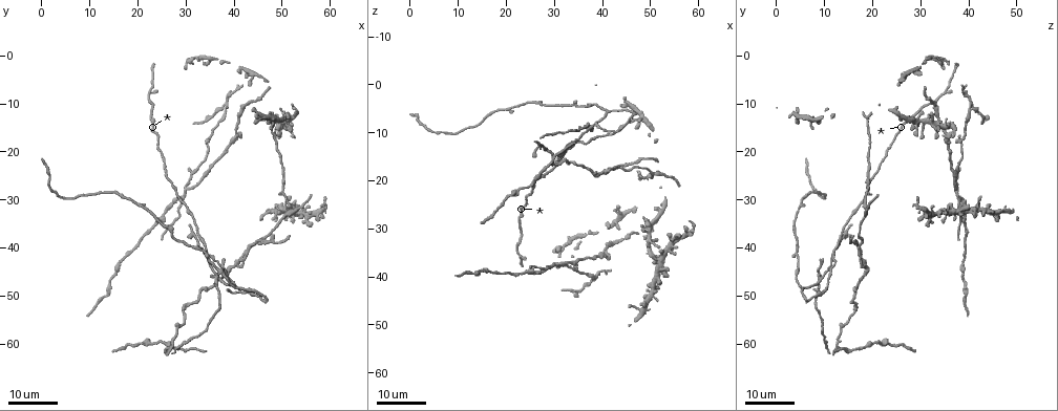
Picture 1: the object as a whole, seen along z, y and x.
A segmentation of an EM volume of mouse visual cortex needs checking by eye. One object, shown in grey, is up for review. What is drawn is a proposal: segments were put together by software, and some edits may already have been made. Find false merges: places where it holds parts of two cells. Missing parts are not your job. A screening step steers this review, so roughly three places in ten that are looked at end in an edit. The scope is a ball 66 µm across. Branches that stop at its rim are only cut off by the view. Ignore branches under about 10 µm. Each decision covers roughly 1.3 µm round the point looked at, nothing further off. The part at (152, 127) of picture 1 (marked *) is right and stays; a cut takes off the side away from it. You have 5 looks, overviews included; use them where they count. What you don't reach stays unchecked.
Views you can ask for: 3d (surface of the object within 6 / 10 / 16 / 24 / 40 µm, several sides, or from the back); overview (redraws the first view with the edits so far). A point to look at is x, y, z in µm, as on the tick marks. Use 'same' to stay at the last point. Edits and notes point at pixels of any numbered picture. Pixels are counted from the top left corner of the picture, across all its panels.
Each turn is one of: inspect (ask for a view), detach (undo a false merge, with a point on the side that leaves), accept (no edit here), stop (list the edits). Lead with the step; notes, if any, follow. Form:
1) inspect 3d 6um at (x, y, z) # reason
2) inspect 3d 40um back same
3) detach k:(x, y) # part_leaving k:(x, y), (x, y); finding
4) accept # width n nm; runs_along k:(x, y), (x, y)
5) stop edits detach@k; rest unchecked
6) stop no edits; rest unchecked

inspect 3d 16um at (33.5, 40.0, 4.5) # arms run side by side

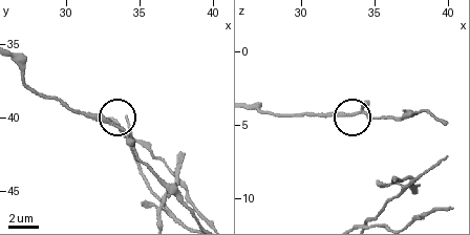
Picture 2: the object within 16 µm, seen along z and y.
inspect 3d 6um at (33.6, 40.6, 4.4) # zoom in

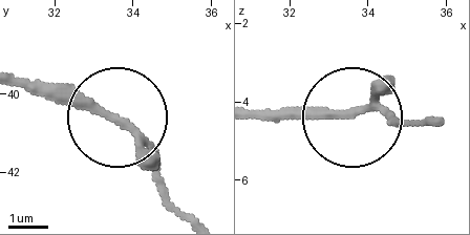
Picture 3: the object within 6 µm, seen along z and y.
accept # arms 3; runs_along 3:(185, 216), (125, 126), (27, 89); all the same cell

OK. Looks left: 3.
inspect 3d 16um at (37.5, 46.5, 9.0) # four or more arms meet

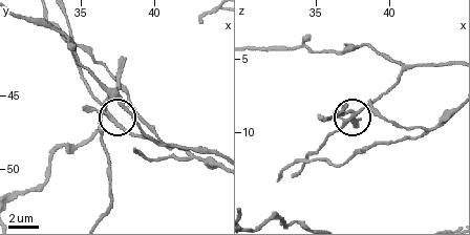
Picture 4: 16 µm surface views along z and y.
inspect 3d 6um at (36.8, 46.6, 9.4)

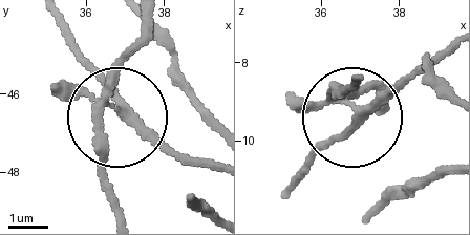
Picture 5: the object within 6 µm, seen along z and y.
detach 5:(127, 49) # part_leaving 5:(100, 105), (100, 182), (112, 212); two cells meet here

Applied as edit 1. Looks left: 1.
stop edits detach@5; rest unchecked

